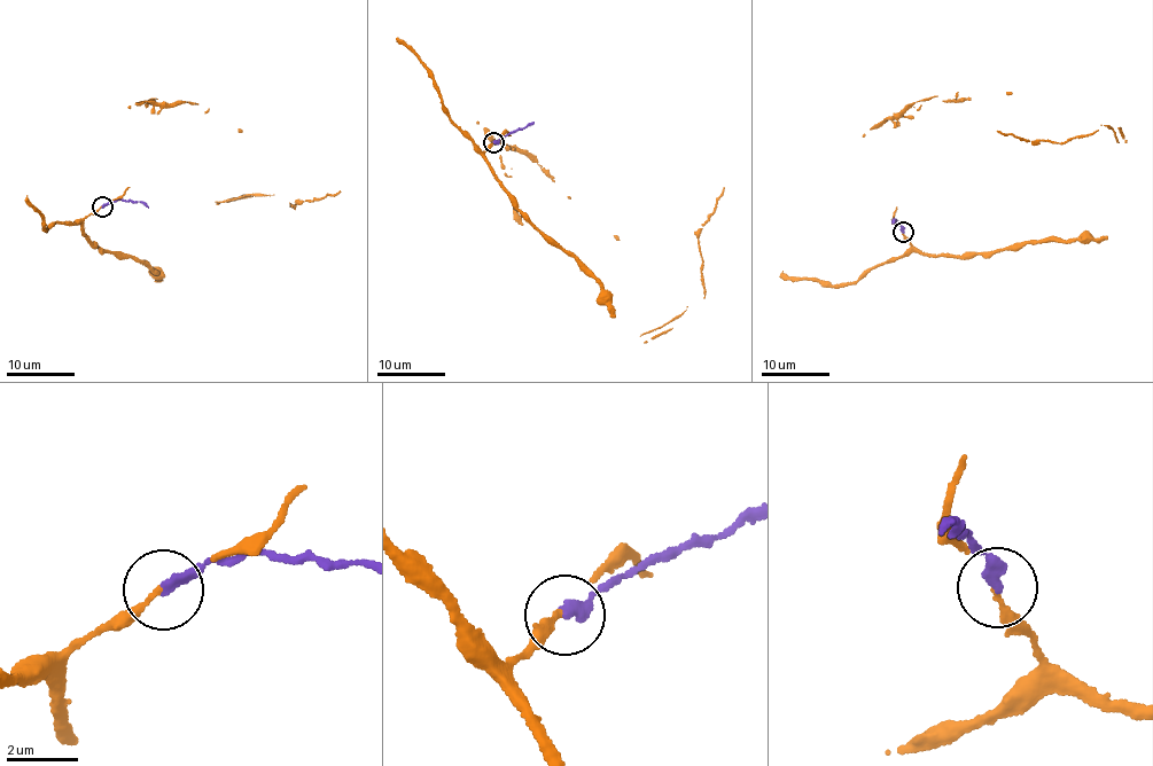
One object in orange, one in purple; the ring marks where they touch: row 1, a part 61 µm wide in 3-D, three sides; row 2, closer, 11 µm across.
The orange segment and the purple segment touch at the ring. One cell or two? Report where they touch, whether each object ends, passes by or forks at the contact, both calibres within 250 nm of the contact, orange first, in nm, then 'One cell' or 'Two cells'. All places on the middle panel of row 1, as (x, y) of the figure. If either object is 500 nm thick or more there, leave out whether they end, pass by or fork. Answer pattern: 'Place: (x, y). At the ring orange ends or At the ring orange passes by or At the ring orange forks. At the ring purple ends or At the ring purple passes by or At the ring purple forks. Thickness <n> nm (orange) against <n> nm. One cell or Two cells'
Place: (493, 142). At the ring orange ends. At the ring purple ends. Thickness 200 nm (orange) against 320 nm. Two cells

